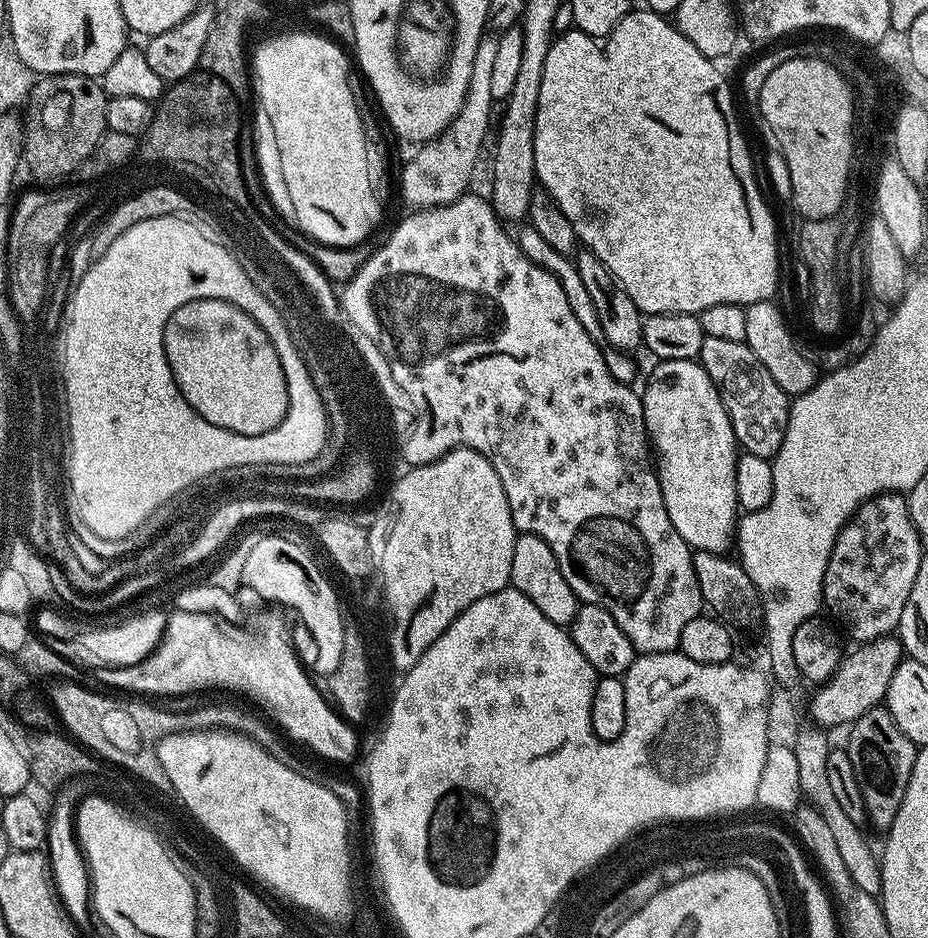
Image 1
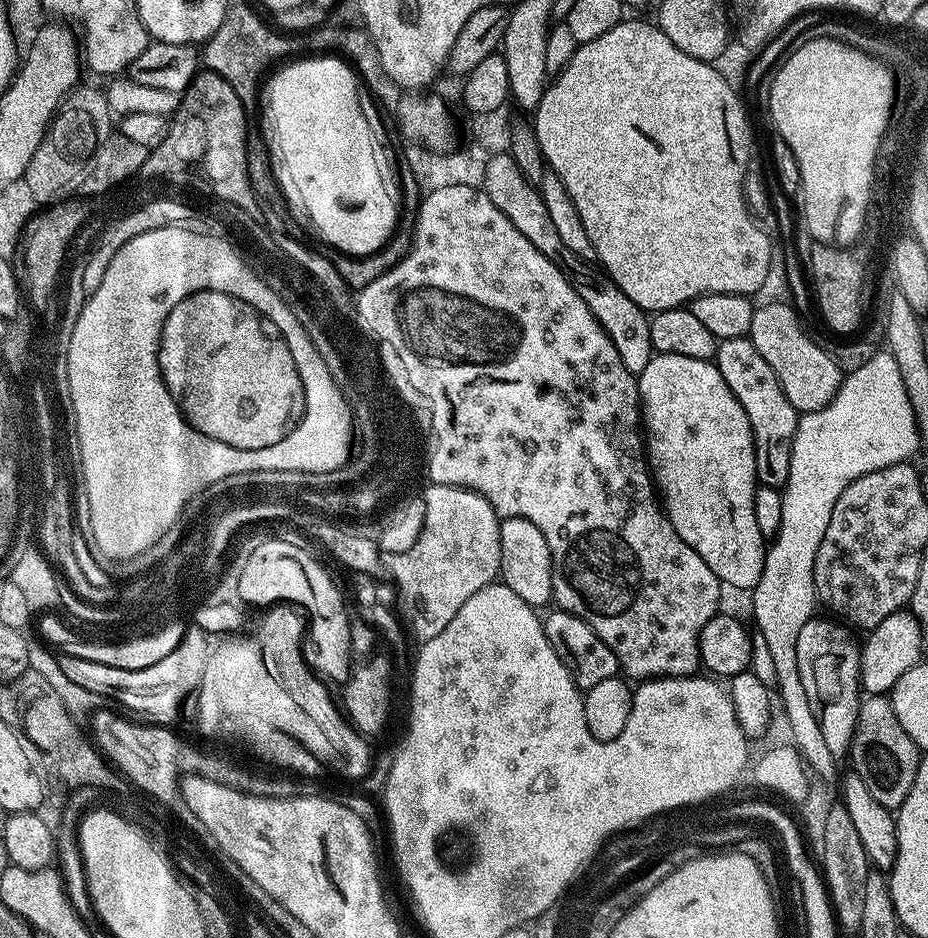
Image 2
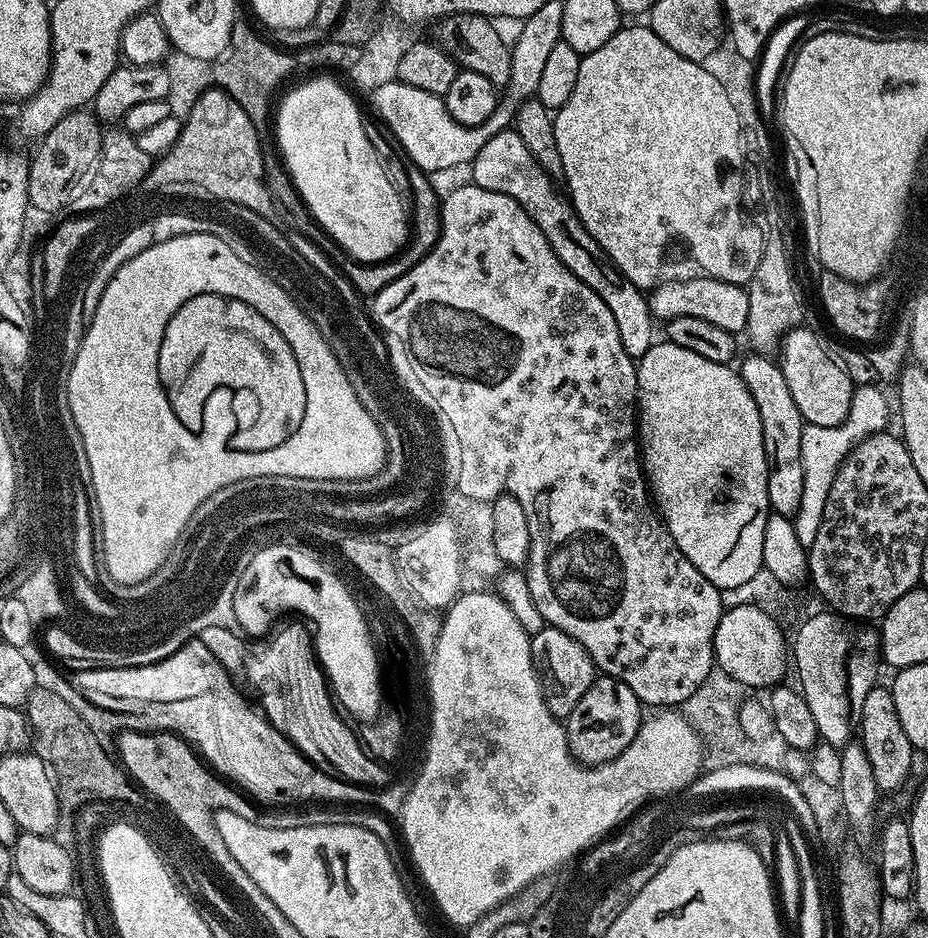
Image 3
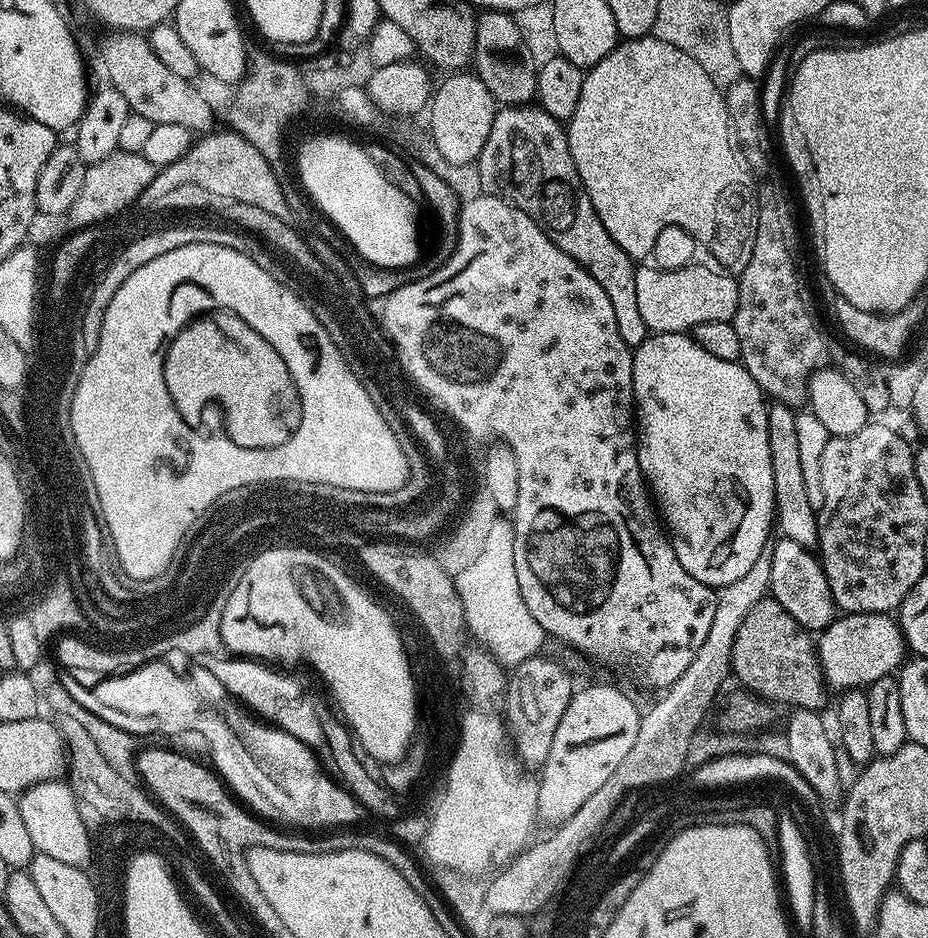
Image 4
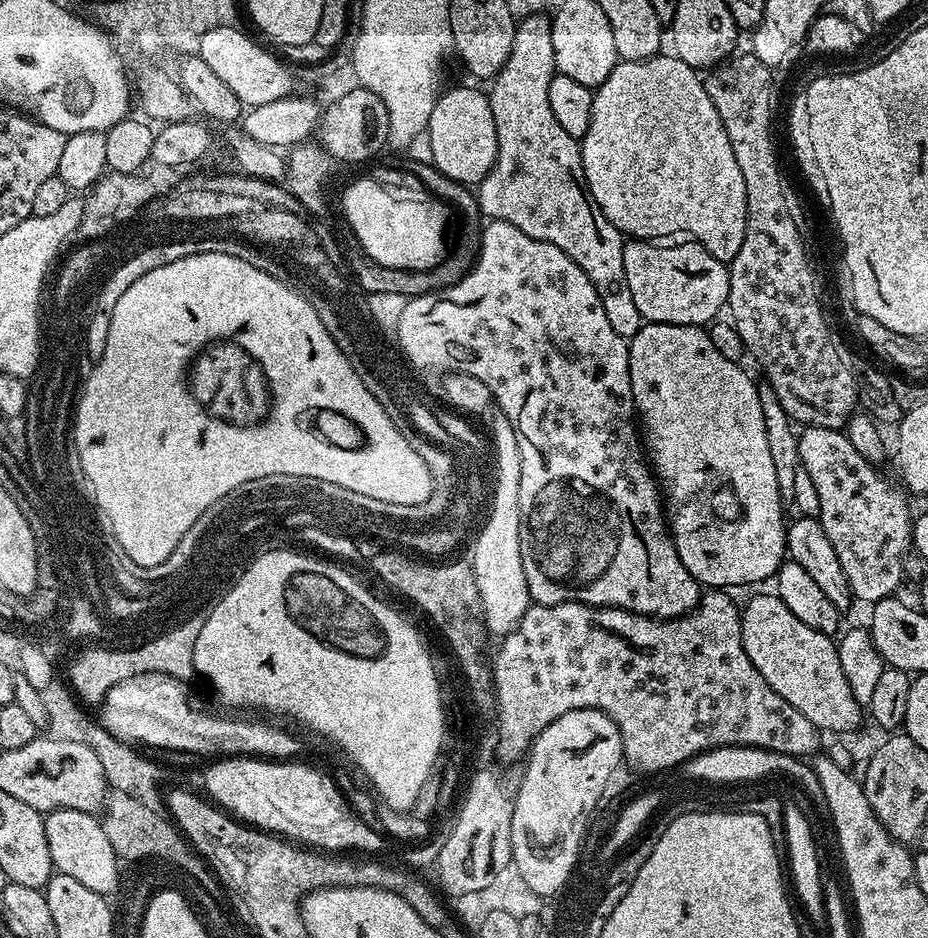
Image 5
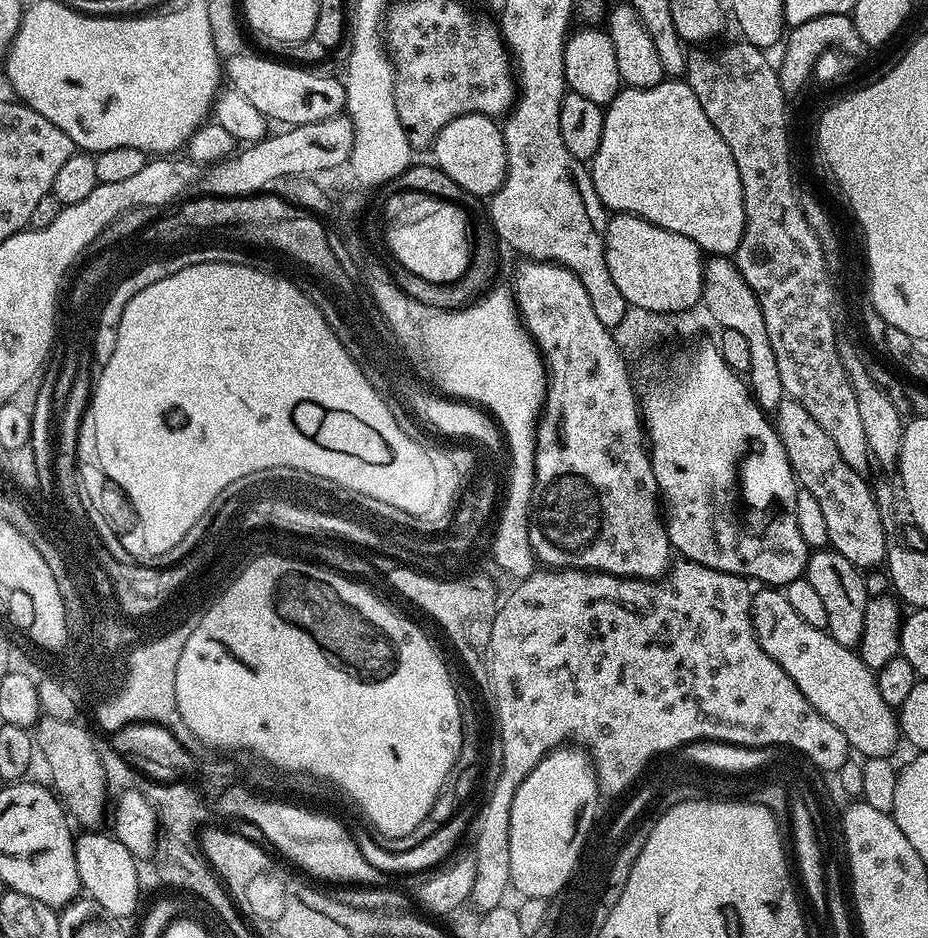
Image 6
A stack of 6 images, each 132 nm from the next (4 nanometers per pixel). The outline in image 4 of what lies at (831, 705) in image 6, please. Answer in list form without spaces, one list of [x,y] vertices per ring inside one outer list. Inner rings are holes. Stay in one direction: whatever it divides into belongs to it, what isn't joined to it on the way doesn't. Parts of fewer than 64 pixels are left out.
[[[771,598],[758,601],[739,627],[734,638],[731,675],[737,676],[749,693],[765,701],[777,700],[788,704],[789,709],[823,709],[826,685],[813,637]]]

